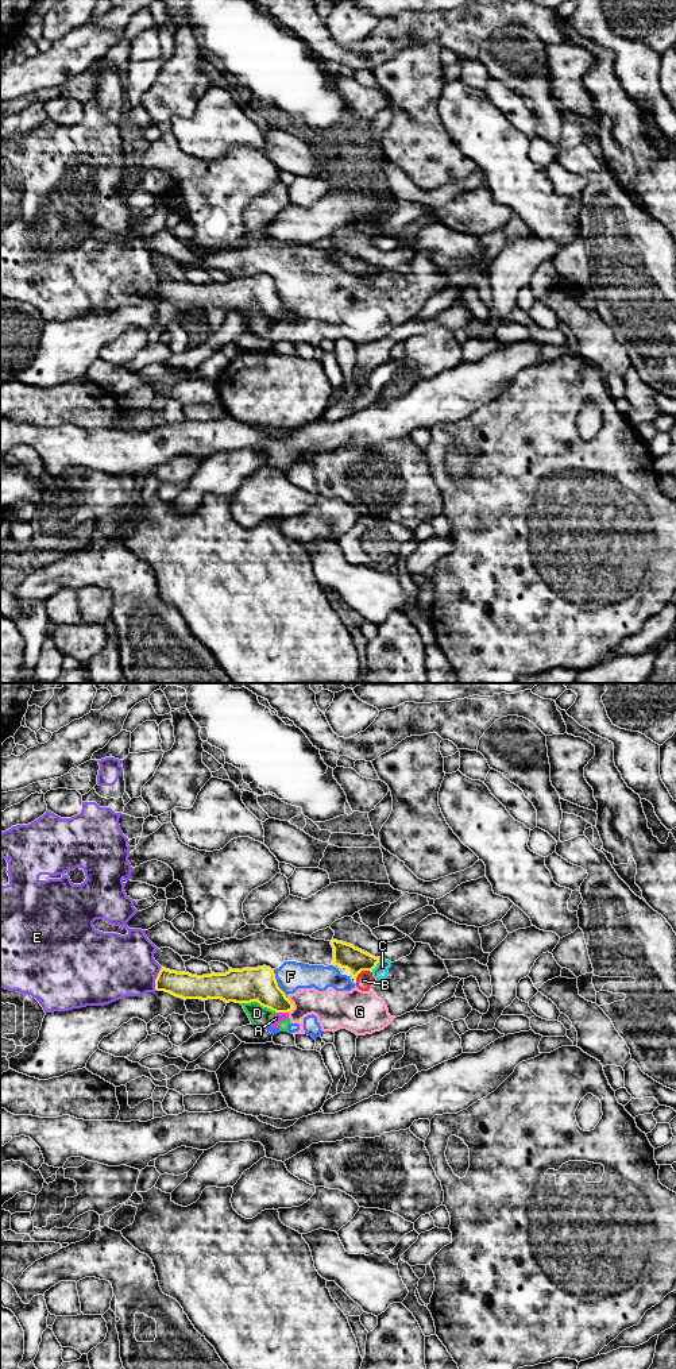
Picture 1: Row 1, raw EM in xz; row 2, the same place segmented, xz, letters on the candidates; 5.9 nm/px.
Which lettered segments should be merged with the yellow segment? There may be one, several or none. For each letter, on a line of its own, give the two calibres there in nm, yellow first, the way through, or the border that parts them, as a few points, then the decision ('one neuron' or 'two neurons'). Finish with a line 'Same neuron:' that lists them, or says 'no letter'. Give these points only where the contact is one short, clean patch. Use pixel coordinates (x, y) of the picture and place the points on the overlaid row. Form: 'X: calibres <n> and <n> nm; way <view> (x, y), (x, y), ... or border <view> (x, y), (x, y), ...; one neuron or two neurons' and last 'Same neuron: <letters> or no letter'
A: calibres 200 and 50 nm; border xz (281, 1011), (288, 1013); two neurons
B: calibres 150 and 90 nm; border xz (371, 971), (362, 971), (355, 980); two neurons
C: calibres 150 and 90 nm; border xz (379, 957), (379, 961), (371, 971); two neurons
D: calibres 200 and 120 nm; border xz (240, 1002), (258, 1002), (279, 1013); two neurons
E: calibres 160 and 380 nm; two neurons
F: calibres 200 and 170 nm; two neurons
G: calibres 200 and 220 nm; two neurons
Same neuron: no letter

